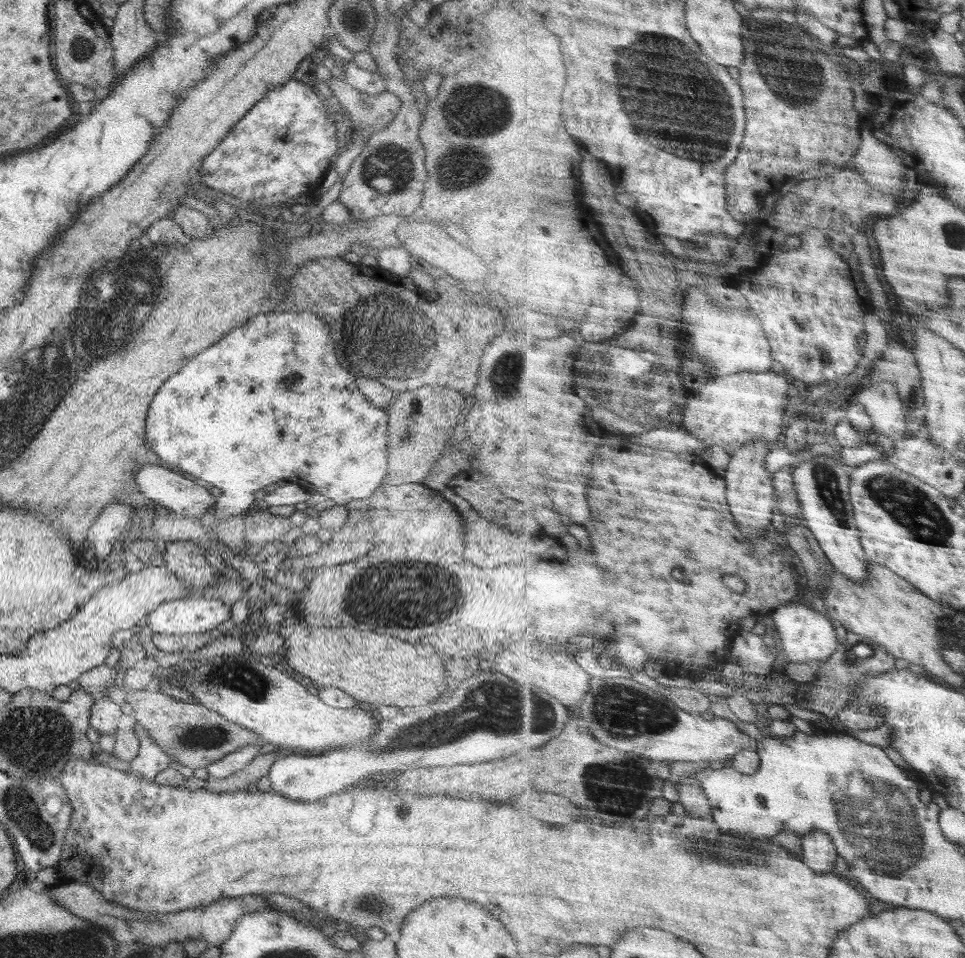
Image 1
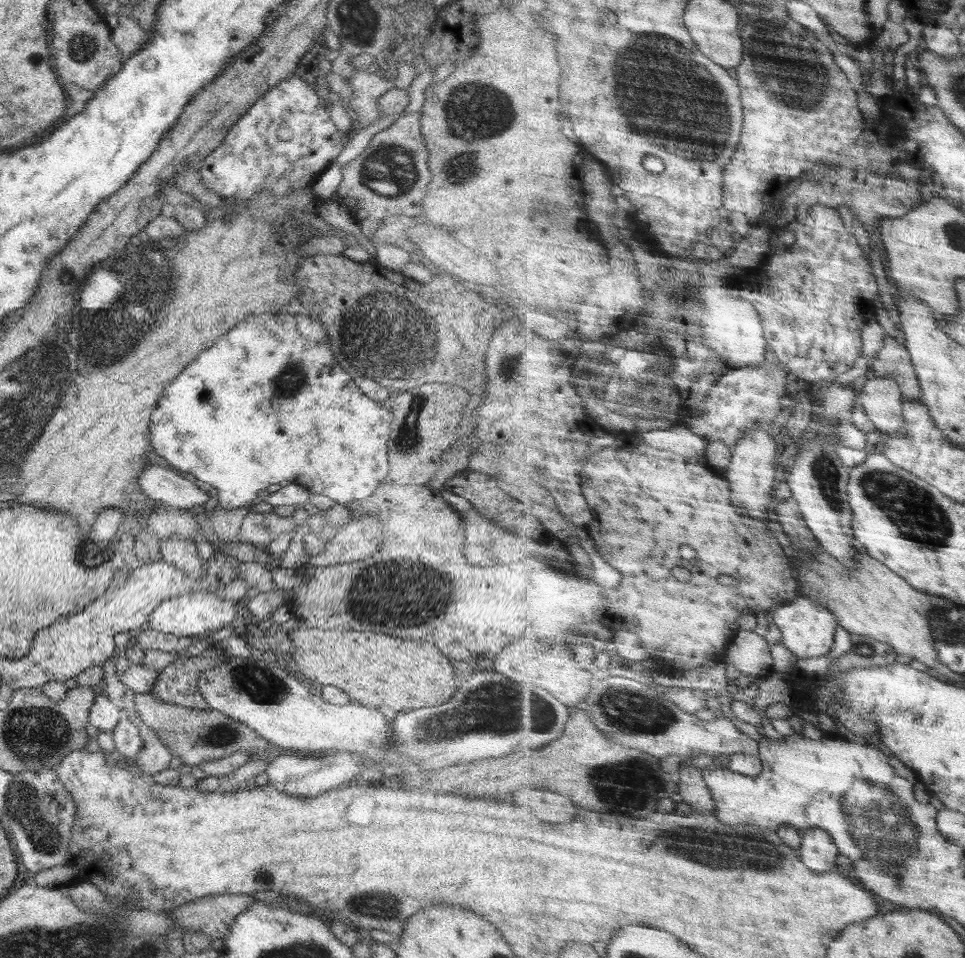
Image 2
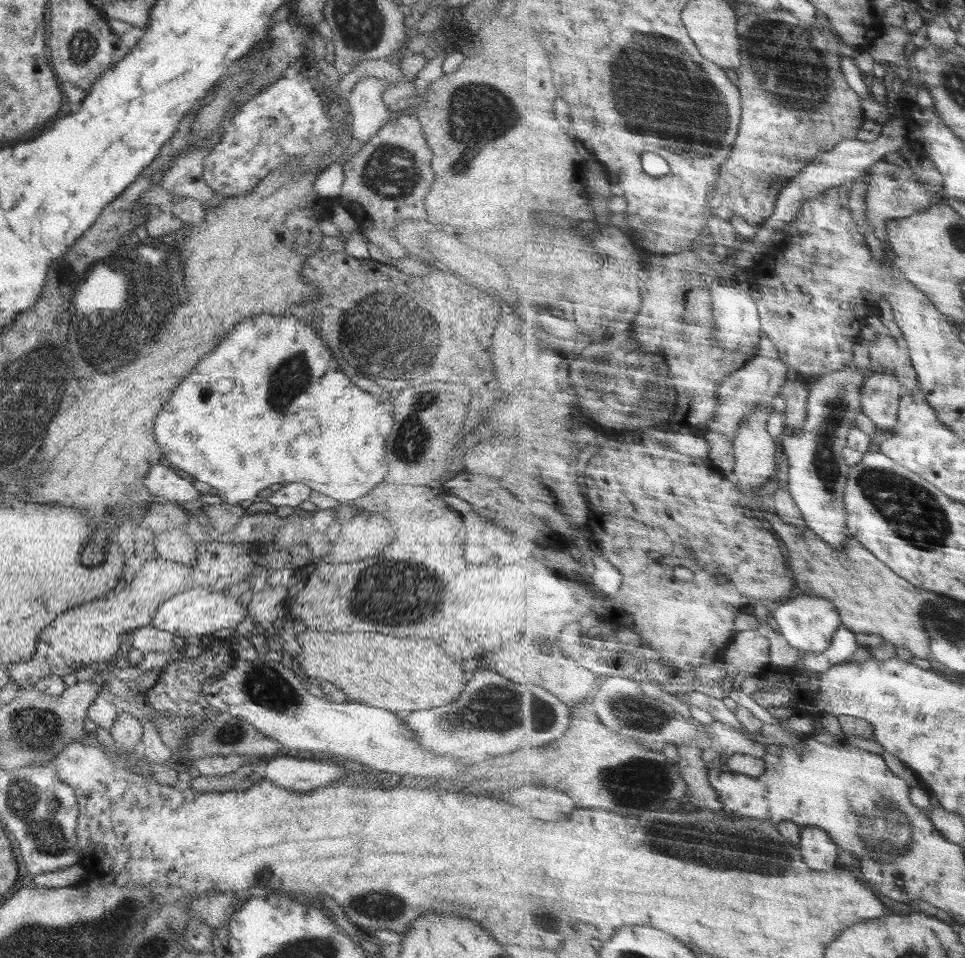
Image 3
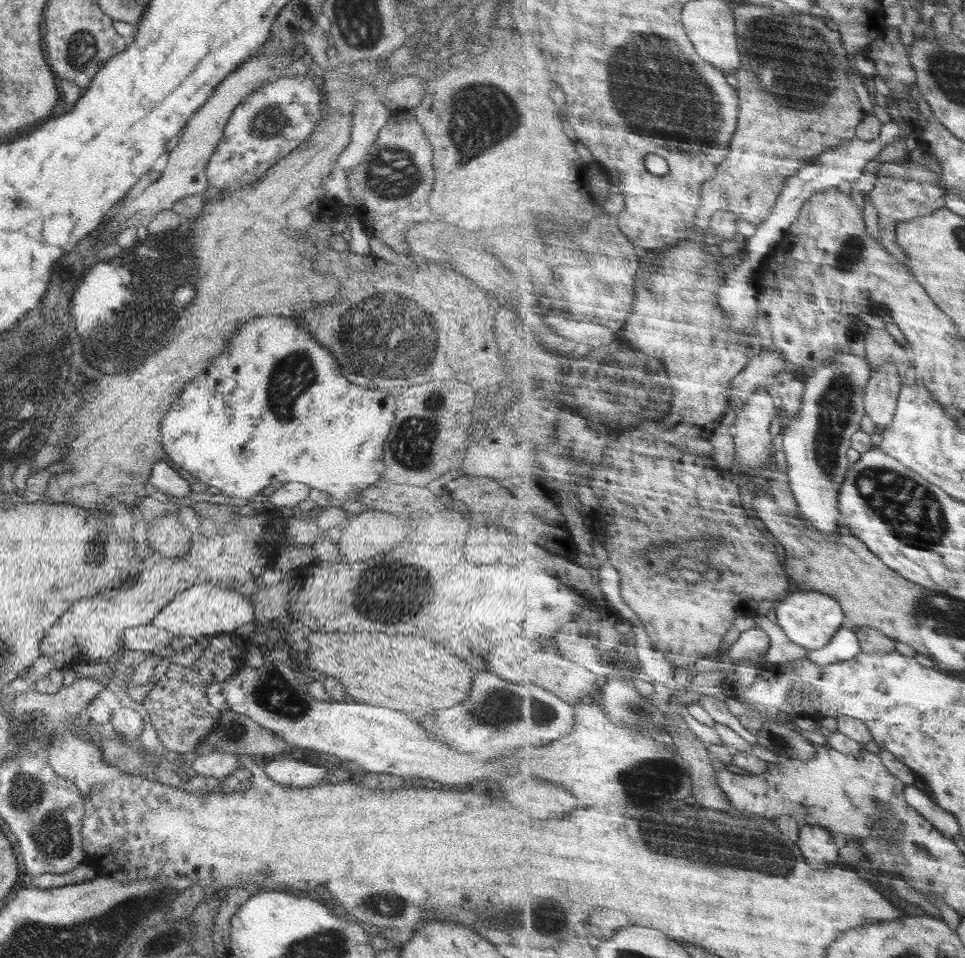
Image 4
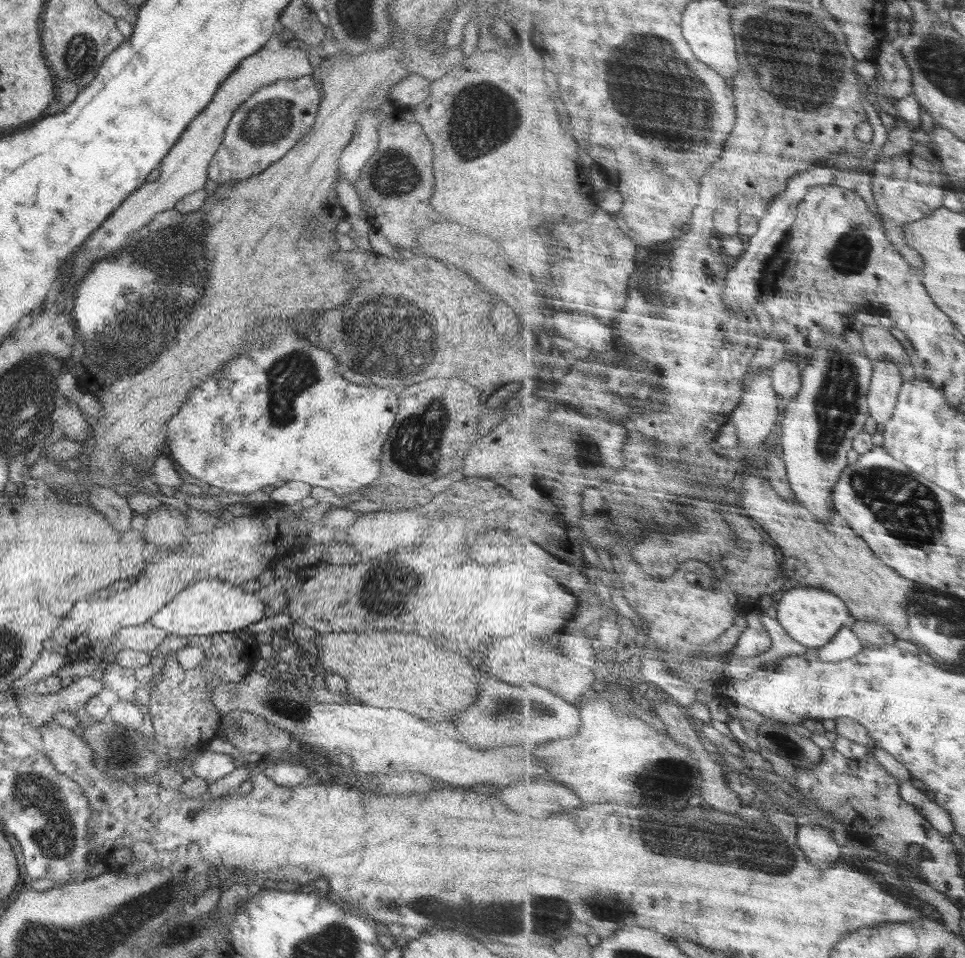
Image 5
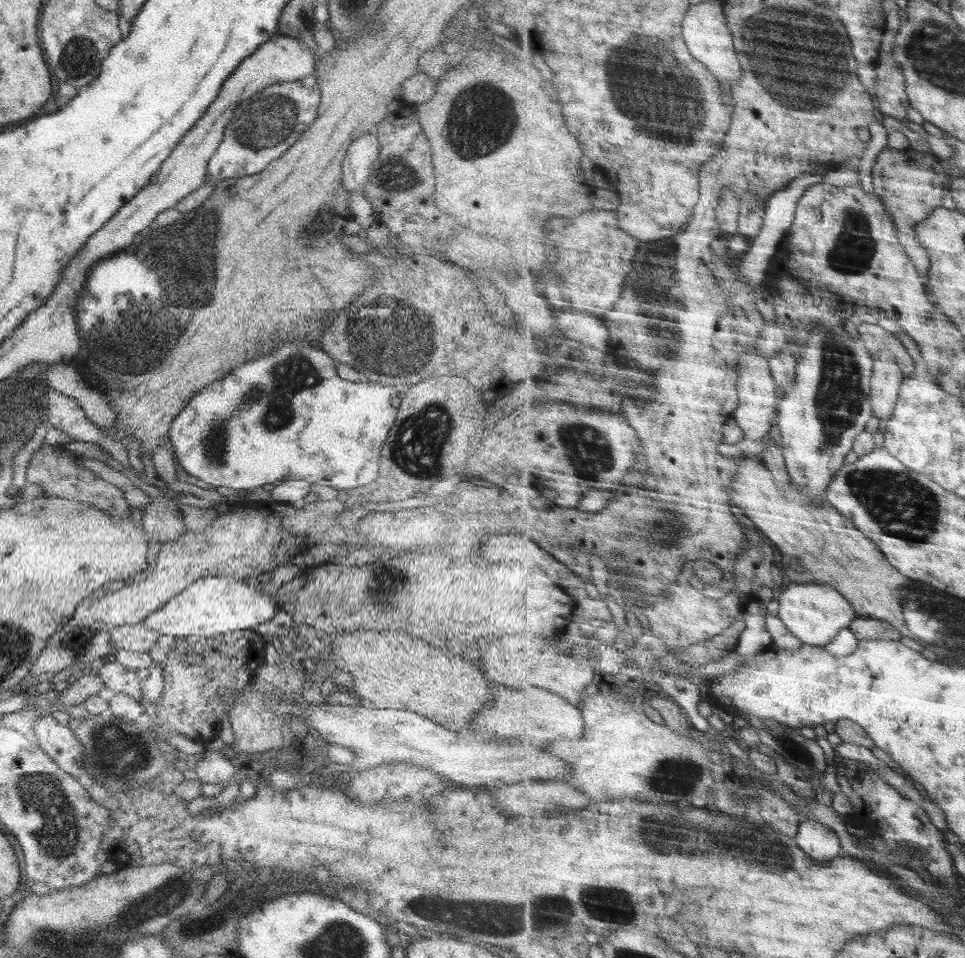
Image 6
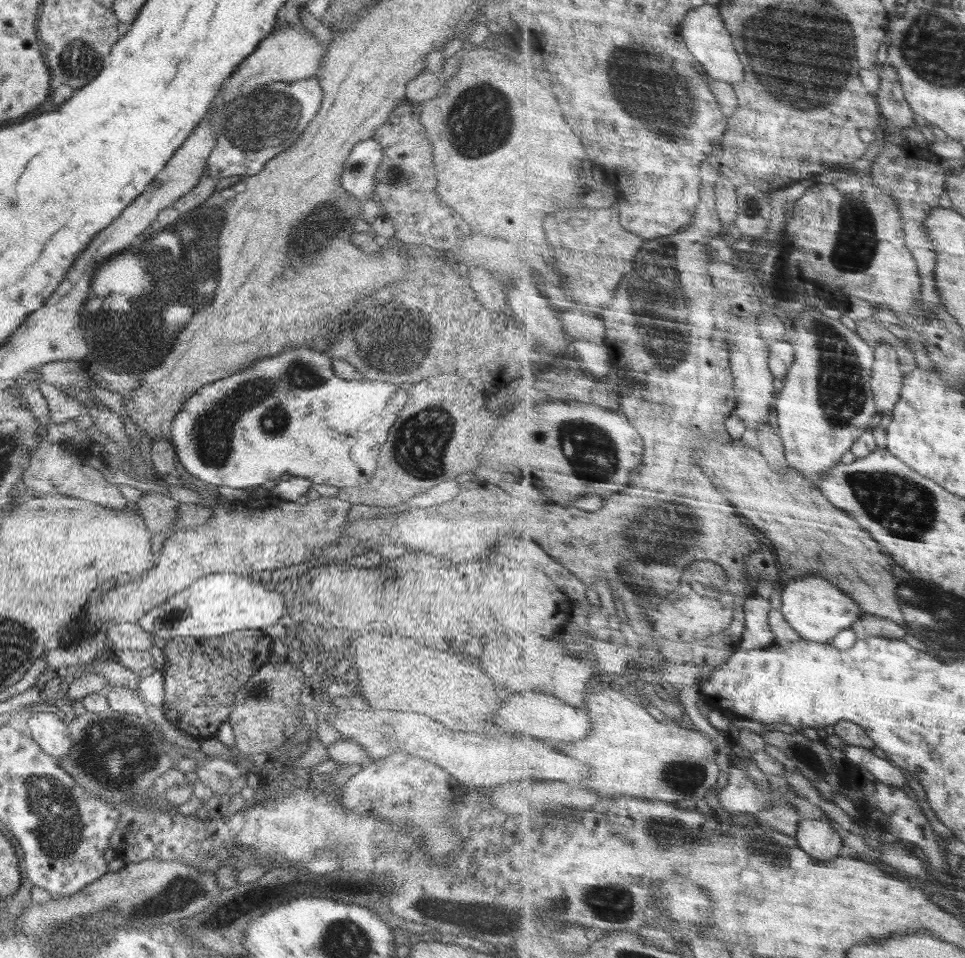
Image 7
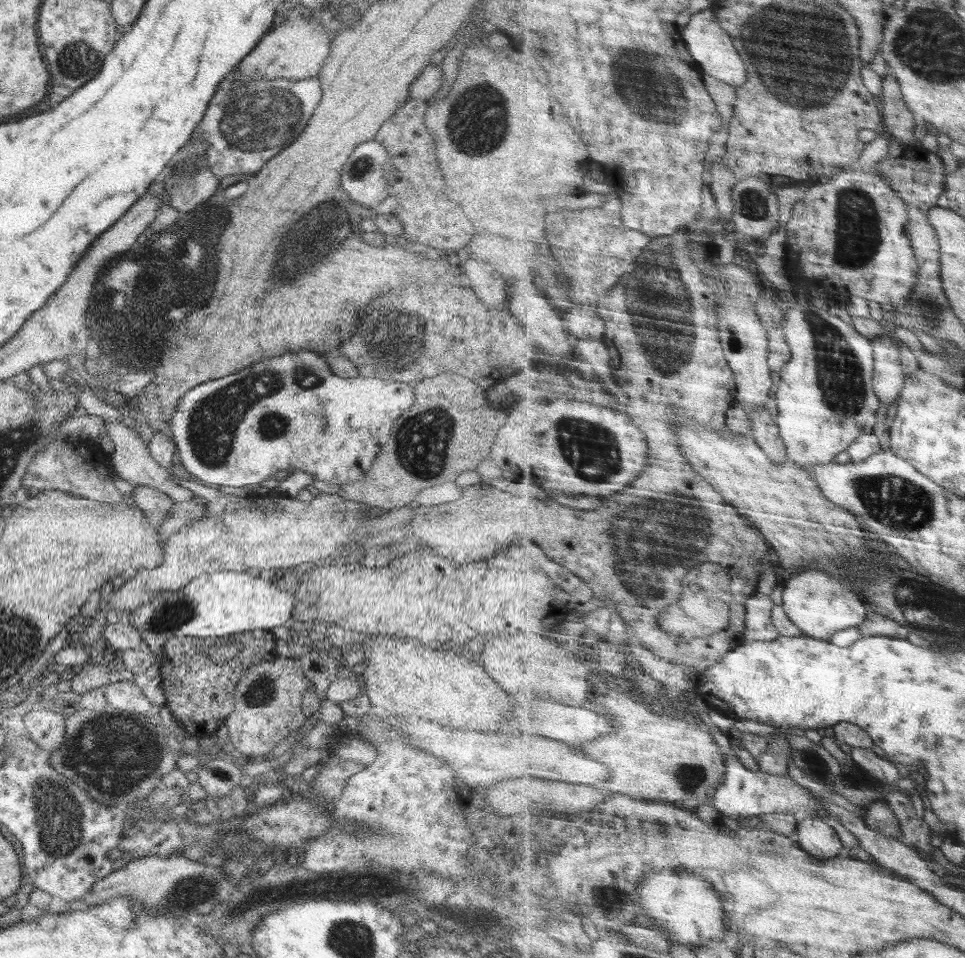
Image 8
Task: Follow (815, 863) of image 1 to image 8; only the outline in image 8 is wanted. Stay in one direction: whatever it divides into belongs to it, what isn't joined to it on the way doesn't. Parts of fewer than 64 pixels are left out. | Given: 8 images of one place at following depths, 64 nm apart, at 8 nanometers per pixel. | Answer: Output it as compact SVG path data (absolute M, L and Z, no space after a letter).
M812 817L799 823L799 841L808 852L820 859L832 859L843 855L842 840L838 832L820 818Z

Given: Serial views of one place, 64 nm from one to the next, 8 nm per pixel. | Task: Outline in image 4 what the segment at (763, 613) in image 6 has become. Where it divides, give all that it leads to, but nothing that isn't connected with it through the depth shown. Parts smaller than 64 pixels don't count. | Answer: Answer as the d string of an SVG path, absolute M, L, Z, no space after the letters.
M760 625L744 631L739 642L733 644L729 650L735 665L740 665L746 660L762 660L762 658L766 658L768 652L770 652L770 636Z

